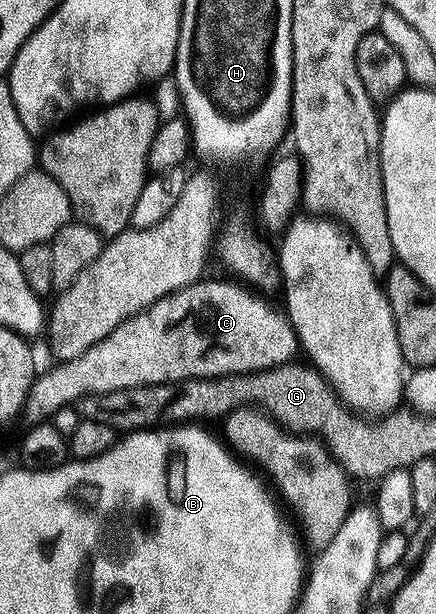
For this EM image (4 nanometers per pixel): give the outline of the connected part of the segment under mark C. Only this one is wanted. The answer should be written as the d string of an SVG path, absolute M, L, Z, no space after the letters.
M203 278L201 283L185 287L183 291L156 301L144 313L124 321L112 337L104 337L100 345L92 345L88 353L75 360L59 362L51 371L43 370L34 384L26 403L24 419L37 425L50 420L56 413L73 408L84 397L96 397L100 393L120 393L120 389L136 389L148 385L183 383L189 379L219 379L225 375L251 375L254 371L271 371L299 358L300 344L294 326L281 310L278 311L257 290L241 282L225 283L222 279Z

